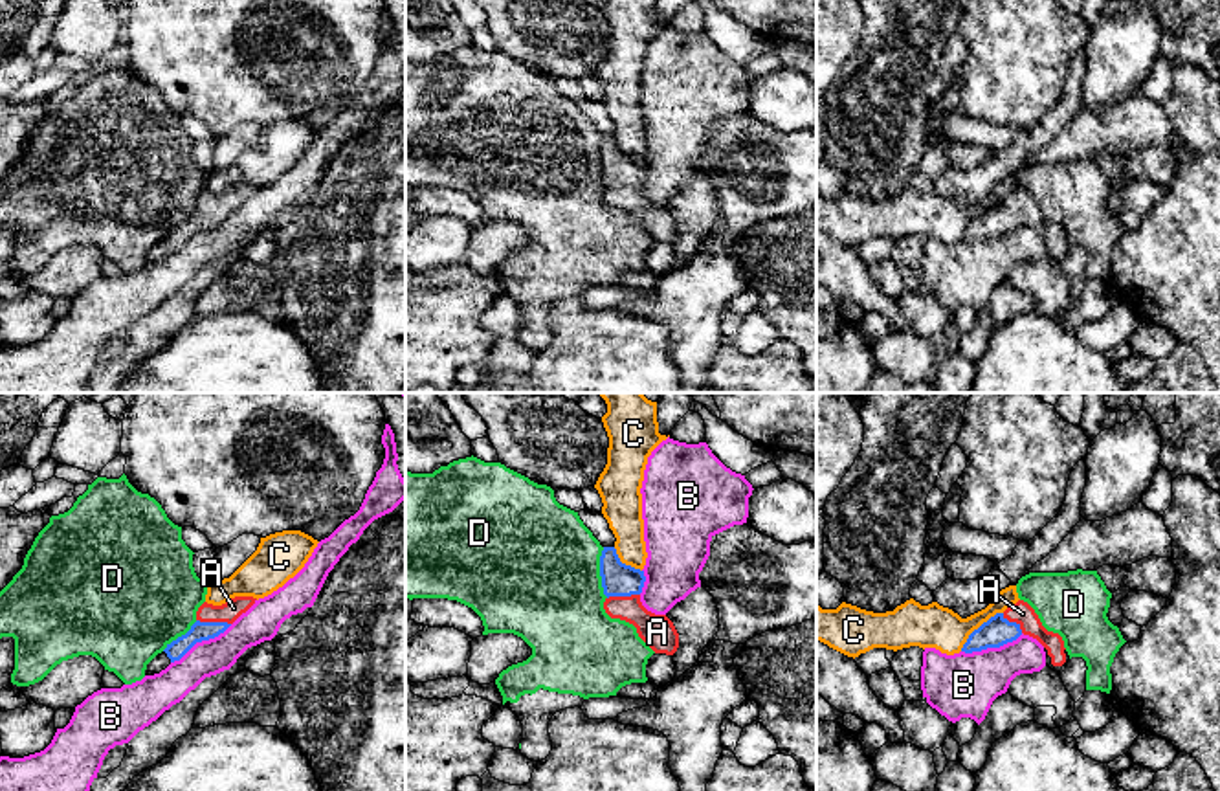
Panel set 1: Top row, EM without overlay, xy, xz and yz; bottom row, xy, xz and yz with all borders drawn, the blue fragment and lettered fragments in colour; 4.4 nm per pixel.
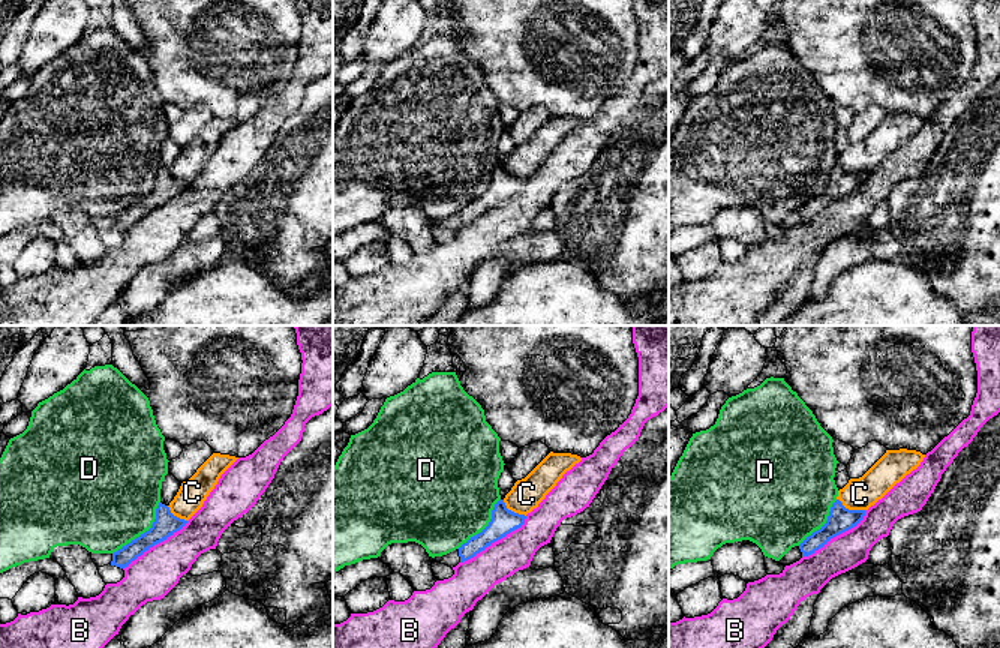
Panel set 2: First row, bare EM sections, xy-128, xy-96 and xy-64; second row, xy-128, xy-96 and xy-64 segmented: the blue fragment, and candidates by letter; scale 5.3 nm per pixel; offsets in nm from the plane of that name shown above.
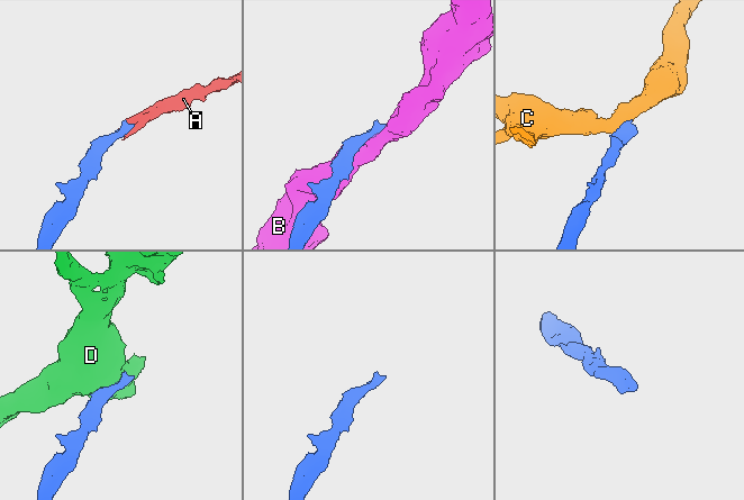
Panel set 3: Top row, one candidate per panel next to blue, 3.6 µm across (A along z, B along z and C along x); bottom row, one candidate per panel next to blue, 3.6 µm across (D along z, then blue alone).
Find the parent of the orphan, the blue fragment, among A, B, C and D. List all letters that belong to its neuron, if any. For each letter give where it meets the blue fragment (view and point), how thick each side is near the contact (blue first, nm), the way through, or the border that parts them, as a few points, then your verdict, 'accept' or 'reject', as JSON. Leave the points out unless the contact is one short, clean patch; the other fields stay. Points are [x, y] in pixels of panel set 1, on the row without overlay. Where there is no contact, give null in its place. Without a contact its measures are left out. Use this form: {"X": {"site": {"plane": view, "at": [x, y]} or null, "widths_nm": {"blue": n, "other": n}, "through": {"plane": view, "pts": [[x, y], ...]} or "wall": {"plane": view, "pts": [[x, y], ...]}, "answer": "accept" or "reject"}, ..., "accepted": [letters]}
{"A": {"site": {"plane": "xy", "at": [213, 211]}, "widths_nm": {"blue": 90, "other": 90}, "through": {"plane": "xy", "pts": [[199, 221], [213, 211], [233, 197]]}, "answer": "accept"}, "B": {"site": {"plane": "xy", "at": [200, 230]}, "widths_nm": {"blue": 90, "other": 160}, "answer": "reject"}, "C": {"site": {"plane": "yz", "at": [980, 215]}, "widths_nm": {"blue": 130, "other": 190}, "wall": {"plane": "yz", "pts": [[1002, 200], [984, 210], [960, 239]]}, "answer": "reject"}, "D": {"site": {"plane": "xz", "at": [600, 162]}, "widths_nm": {"blue": 140, "other": 500}, "answer": "reject"}, "accepted": ["A"]}

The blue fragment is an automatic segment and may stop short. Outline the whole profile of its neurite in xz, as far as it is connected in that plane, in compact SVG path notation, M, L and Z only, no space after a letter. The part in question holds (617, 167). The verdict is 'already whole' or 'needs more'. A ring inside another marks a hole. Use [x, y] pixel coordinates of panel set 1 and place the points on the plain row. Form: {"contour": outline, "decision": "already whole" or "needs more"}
{"contour": "M604 136L600 145L604 198L611 207L620 207L637 217L638 226L655 240L673 244L679 222L666 204L648 200L640 191L646 171L644 160L620 150L615 136Z", "decision": "needs more"}

